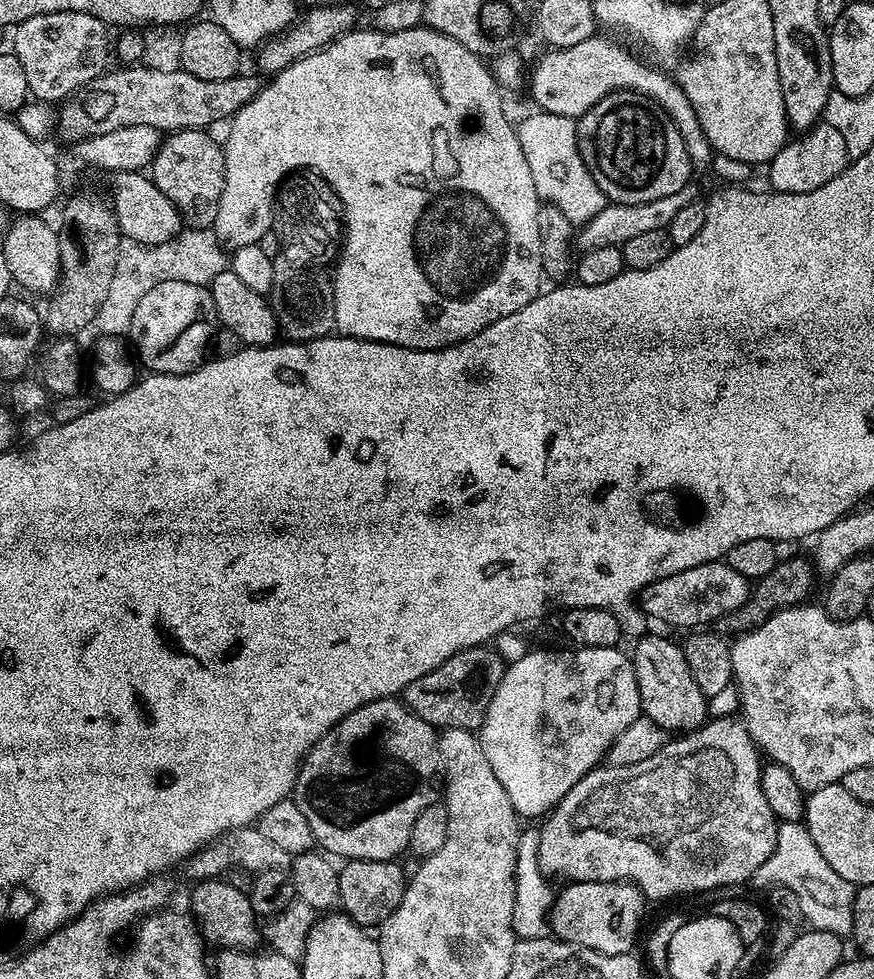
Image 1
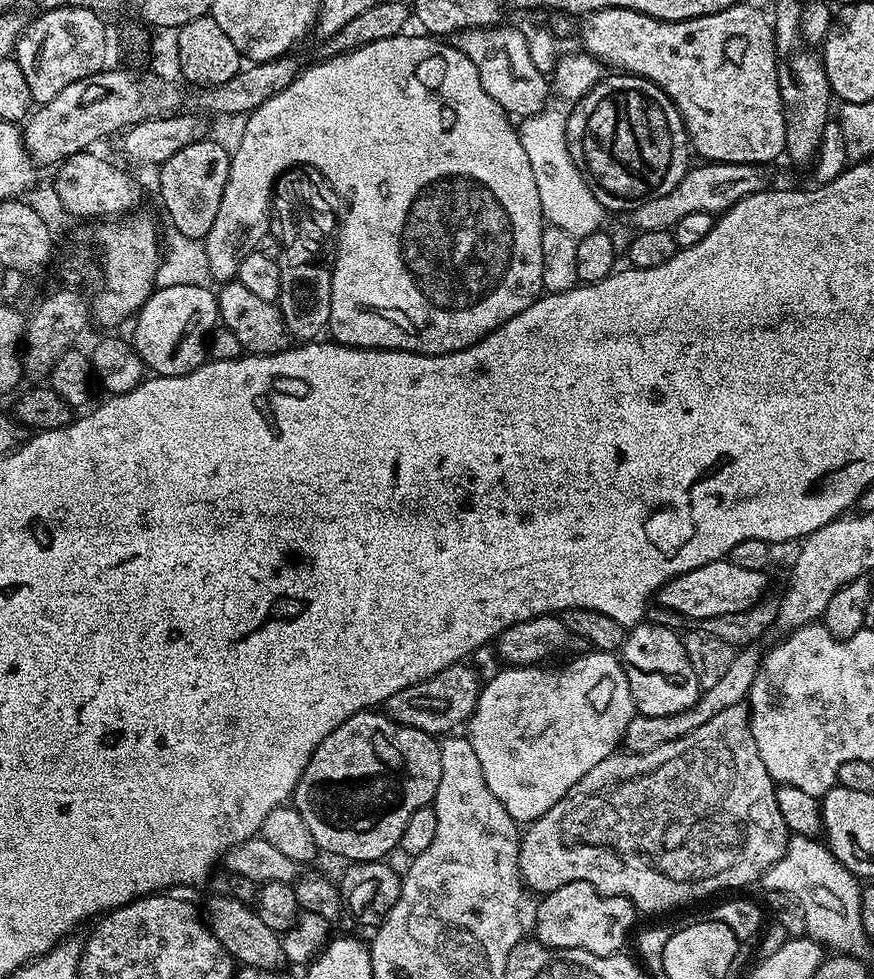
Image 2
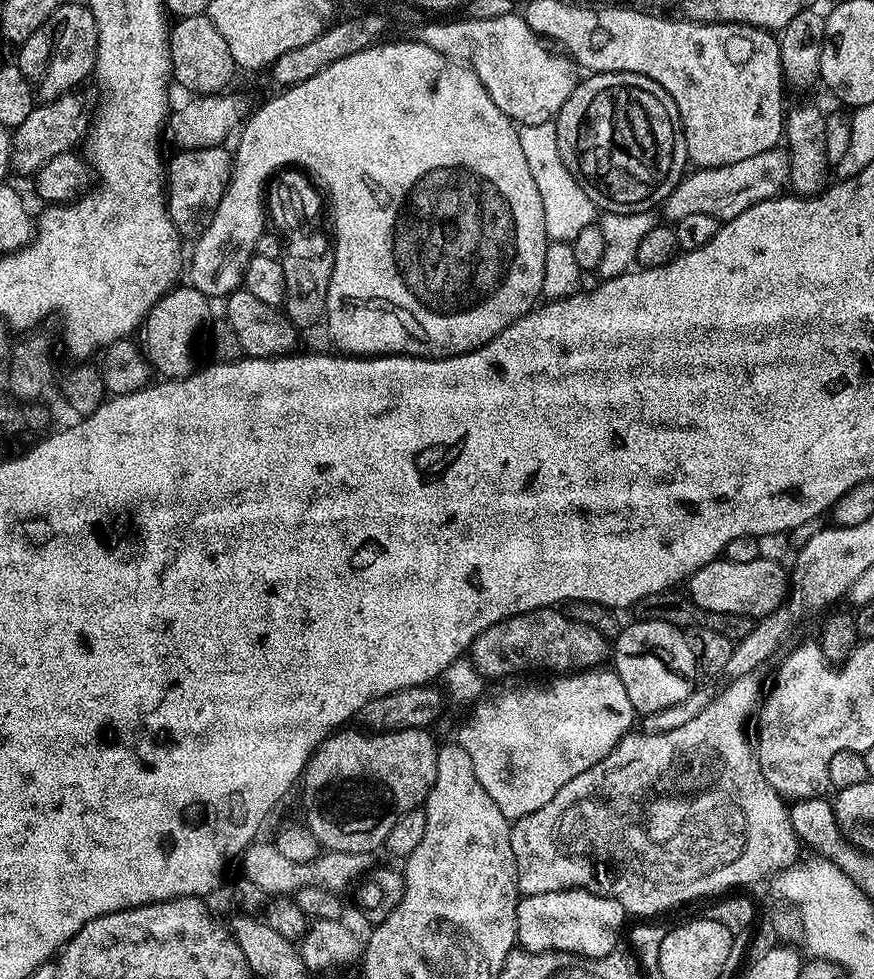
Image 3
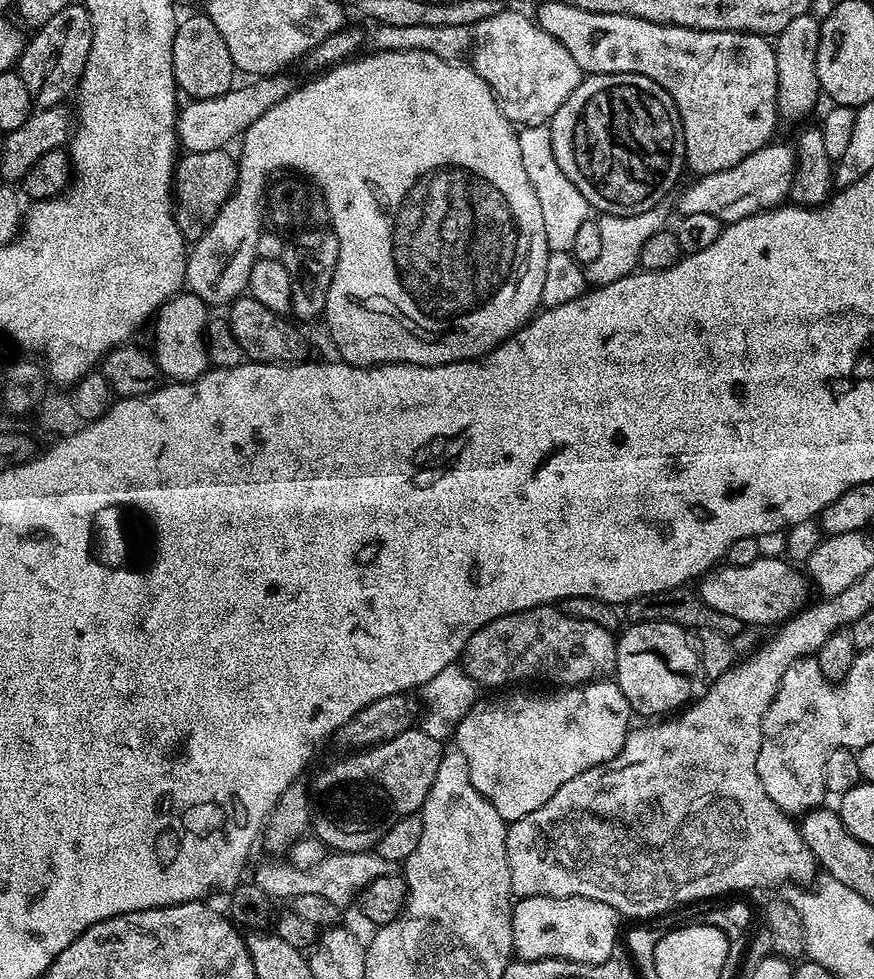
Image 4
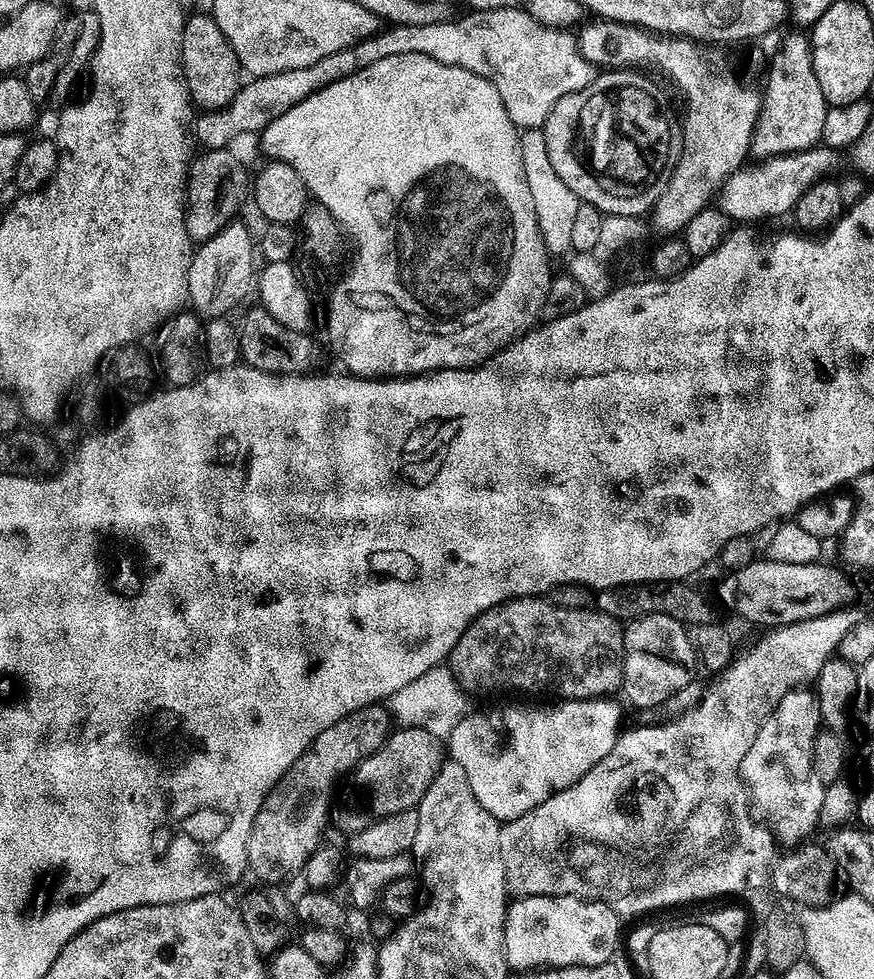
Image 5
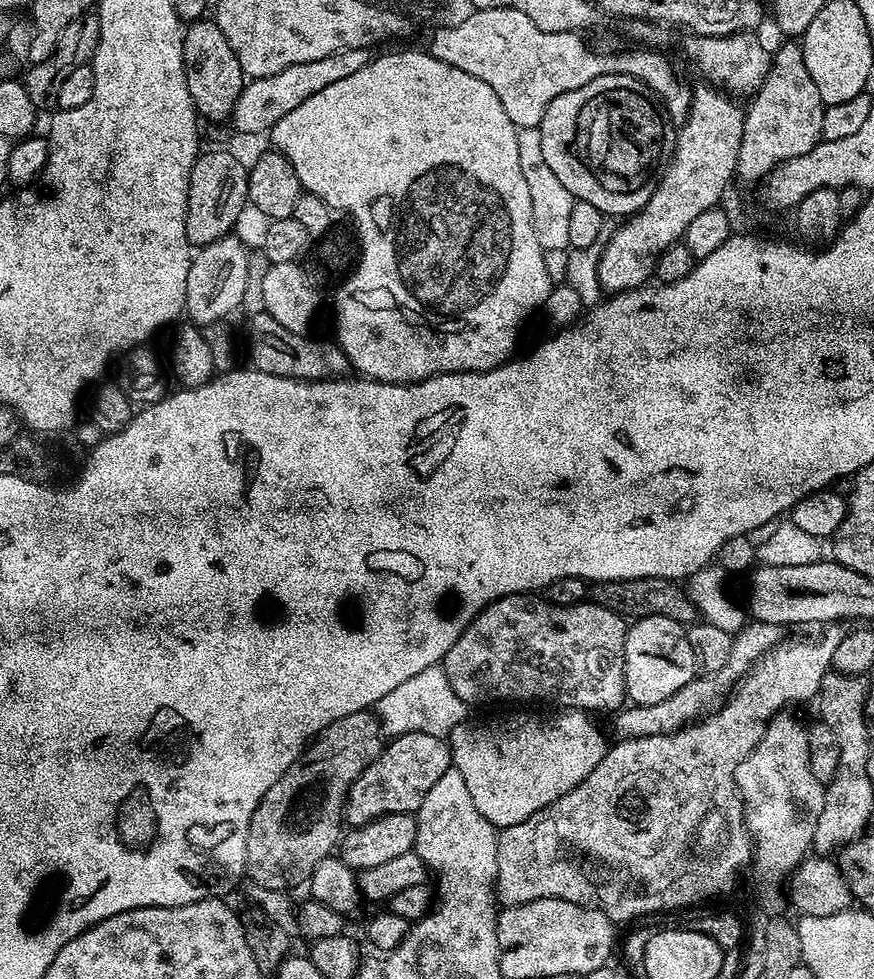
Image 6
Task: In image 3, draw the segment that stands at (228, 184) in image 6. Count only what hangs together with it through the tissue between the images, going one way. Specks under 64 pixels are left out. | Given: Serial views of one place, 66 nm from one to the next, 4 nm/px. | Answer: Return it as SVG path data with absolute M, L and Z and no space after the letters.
M224 147L219 148L199 148L198 150L180 150L175 153L176 157L171 161L170 159L166 164L166 195L168 198L168 216L174 222L176 231L184 238L195 238L208 229L210 222L214 222L214 210L218 210L218 202L222 202L222 198L226 194L226 186L232 177L232 161L234 159L233 153L227 152Z

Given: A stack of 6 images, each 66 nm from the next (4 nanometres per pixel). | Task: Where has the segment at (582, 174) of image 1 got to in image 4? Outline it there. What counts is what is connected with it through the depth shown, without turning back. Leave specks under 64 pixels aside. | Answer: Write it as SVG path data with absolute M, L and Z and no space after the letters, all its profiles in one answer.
M529 124L521 127L516 133L518 138L518 150L522 153L522 166L526 169L526 175L530 178L530 186L534 186L534 194L538 194L538 203L542 206L542 222L546 225L546 238L551 251L567 252L574 242L574 234L582 227L582 222L590 218L590 205L562 174L562 166L558 166L558 158L554 158L554 146L552 145L552 130L548 124Z

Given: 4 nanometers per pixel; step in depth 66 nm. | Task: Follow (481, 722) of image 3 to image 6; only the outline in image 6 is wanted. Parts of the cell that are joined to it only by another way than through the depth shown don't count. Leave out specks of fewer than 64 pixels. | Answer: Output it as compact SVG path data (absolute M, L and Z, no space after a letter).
M560 710L557 716L500 716L497 720L484 720L481 724L463 723L457 726L450 733L450 747L452 749L452 763L454 767L466 778L466 790L470 790L470 796L478 811L484 815L493 826L503 830L530 818L536 812L541 812L544 808L551 806L555 800L562 798L574 786L578 786L602 762L605 752L608 751L609 741L604 741L604 736L600 733L600 728L595 724L593 717L583 710Z

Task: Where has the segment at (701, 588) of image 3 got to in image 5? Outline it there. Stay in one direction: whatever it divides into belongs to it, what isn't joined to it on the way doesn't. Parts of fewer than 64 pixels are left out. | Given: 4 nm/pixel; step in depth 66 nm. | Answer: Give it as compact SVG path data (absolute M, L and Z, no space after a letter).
M756 558L752 564L727 573L720 584L720 600L742 619L765 624L763 627L768 630L833 612L849 603L848 582L824 563L798 565Z

